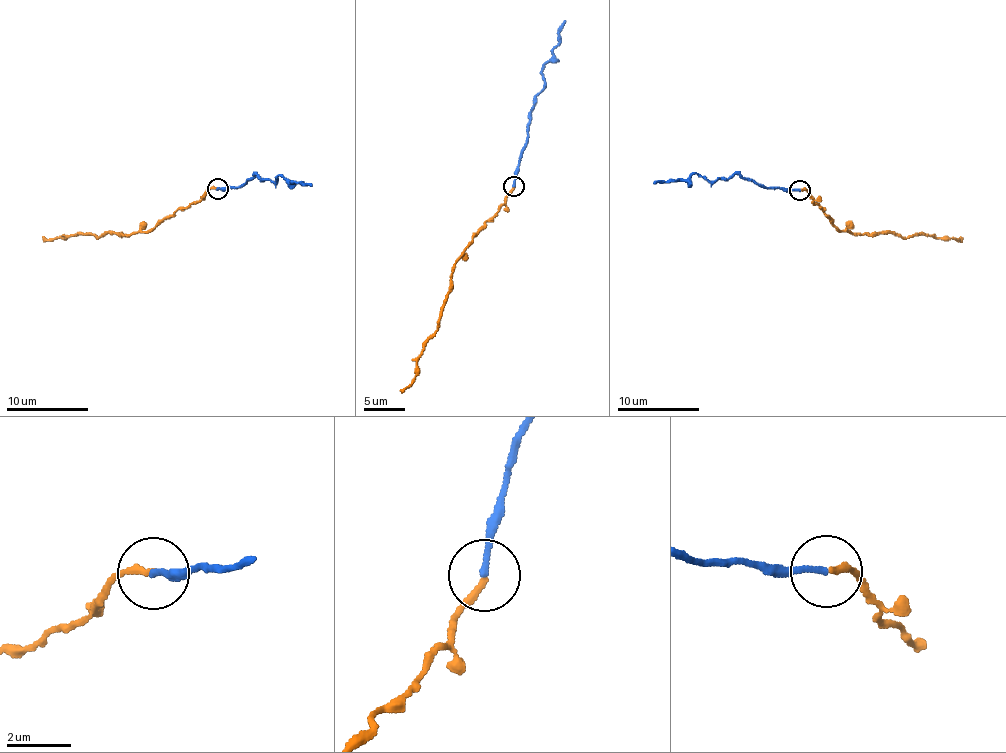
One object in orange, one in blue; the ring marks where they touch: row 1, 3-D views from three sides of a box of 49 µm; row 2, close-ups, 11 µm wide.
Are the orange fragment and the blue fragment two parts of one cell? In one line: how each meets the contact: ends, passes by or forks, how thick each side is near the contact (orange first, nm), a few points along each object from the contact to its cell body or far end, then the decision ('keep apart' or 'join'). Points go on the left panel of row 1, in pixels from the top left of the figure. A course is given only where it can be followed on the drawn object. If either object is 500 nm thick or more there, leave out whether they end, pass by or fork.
orange ends | blue ends | 240/180 nm | orange via (218, 188), (181, 207), (152, 228), (129, 235), (109, 232), (100, 237), (77, 233), (66, 238), (43, 237) | blue via (218, 188), (234, 188), (256, 174), (273, 183), (281, 176), (303, 185), (311, 183) | join

